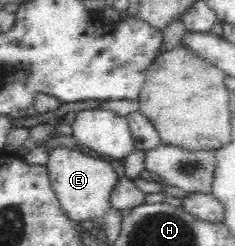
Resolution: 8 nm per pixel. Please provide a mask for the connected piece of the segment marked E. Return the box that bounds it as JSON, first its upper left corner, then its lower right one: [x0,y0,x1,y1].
[46,147,119,225]

